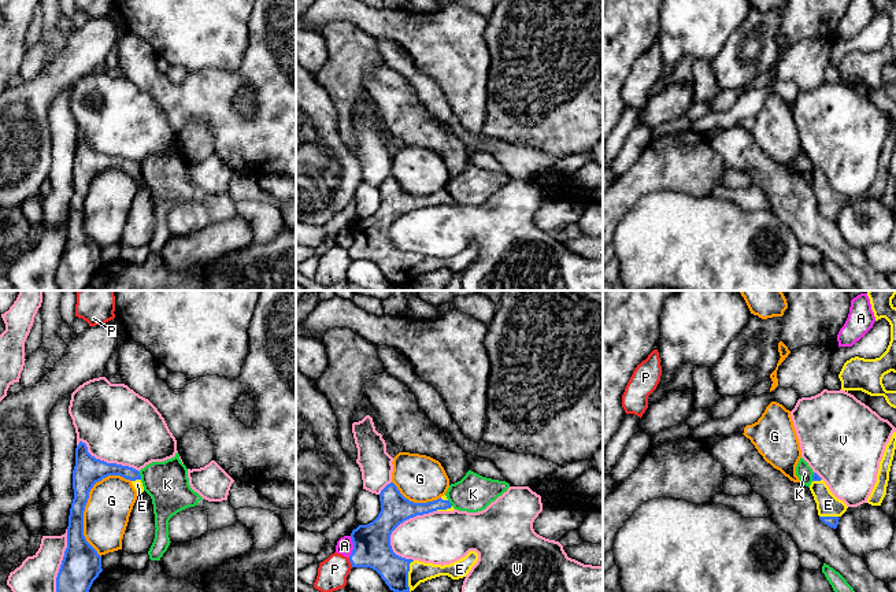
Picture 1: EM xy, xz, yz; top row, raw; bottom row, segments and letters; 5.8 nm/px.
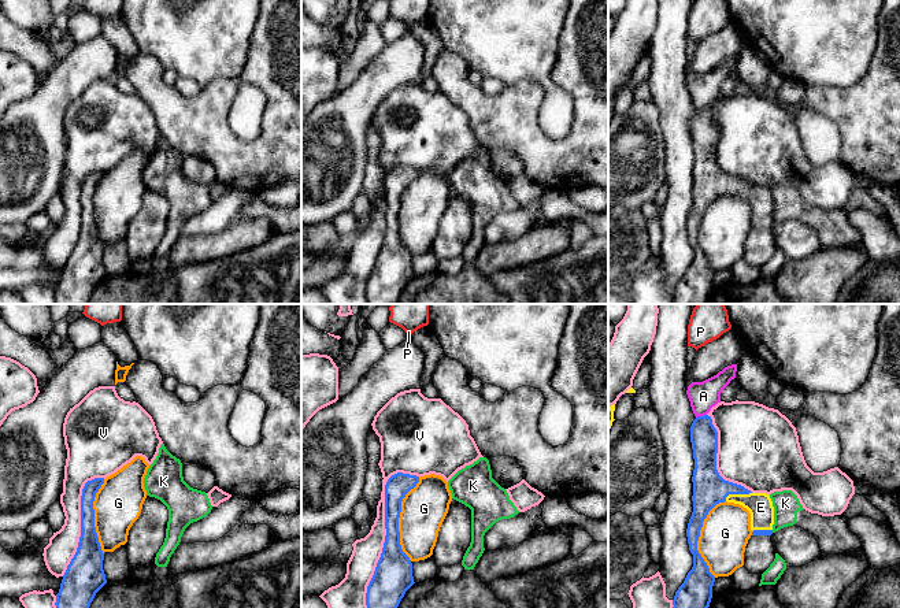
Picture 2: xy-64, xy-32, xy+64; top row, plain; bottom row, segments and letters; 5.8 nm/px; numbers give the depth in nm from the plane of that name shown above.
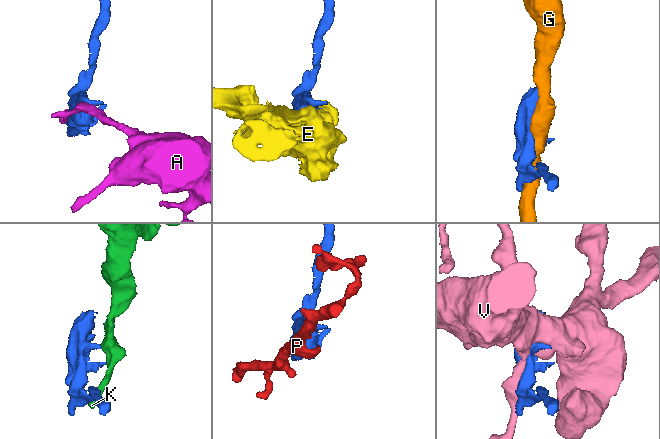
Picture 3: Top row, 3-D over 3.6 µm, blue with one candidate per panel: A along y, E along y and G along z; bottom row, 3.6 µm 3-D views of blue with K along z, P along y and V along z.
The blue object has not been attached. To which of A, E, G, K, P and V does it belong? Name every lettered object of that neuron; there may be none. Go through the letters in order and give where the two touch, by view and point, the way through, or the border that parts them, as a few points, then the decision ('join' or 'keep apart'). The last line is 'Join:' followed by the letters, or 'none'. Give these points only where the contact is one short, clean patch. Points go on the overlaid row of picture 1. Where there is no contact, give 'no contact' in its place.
A: xz (354, 547) | keep apart
E: xz (407, 576) | join
G: xy (84, 509) | keep apart
K: xy (140, 476) | keep apart
P: xz (350, 561) | keep apart
V: xz (402, 522) | keep apart
Join: E

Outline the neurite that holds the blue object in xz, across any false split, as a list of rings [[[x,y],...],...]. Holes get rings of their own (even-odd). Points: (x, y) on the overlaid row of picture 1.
[[[390,482],[379,493],[381,511],[378,517],[352,530],[353,543],[349,562],[352,567],[375,570],[393,592],[411,592],[421,582],[448,576],[452,580],[463,578],[478,560],[478,554],[470,551],[464,558],[449,565],[433,565],[406,559],[396,555],[390,545],[392,532],[404,521],[433,511],[453,511],[447,496],[427,503],[414,503],[406,499],[397,486]]]

